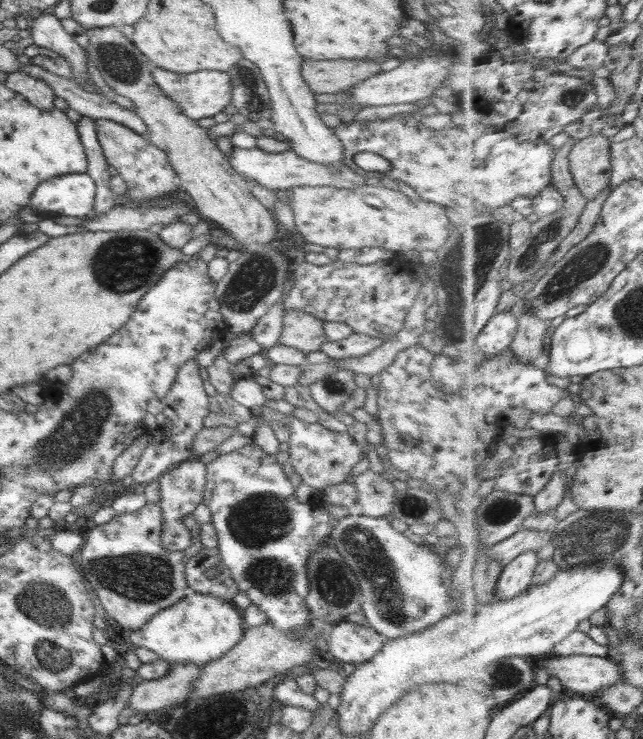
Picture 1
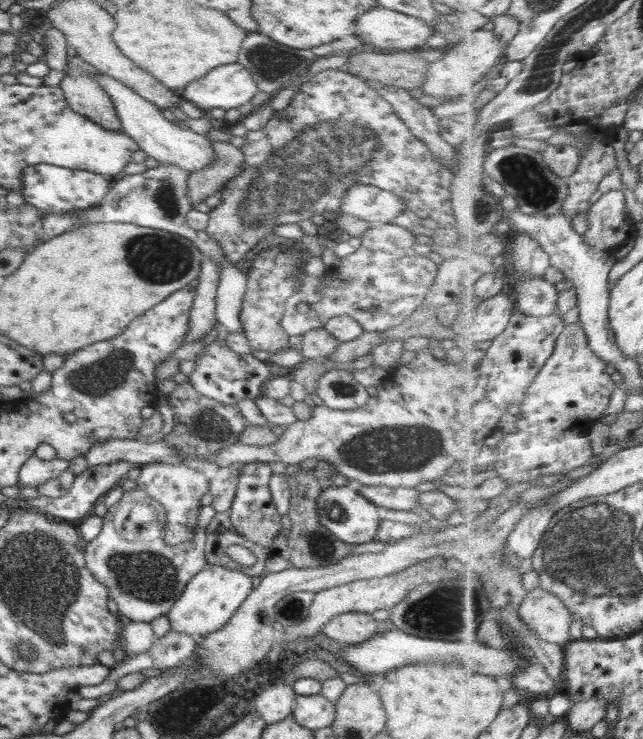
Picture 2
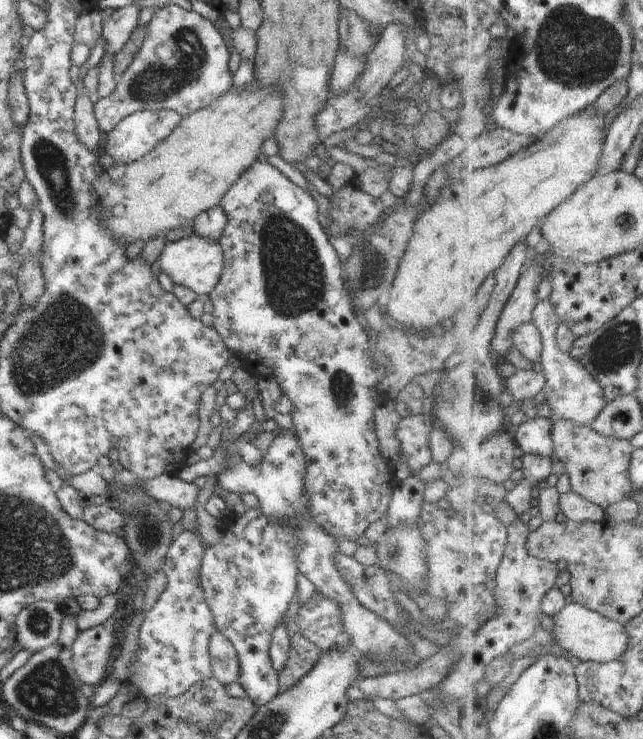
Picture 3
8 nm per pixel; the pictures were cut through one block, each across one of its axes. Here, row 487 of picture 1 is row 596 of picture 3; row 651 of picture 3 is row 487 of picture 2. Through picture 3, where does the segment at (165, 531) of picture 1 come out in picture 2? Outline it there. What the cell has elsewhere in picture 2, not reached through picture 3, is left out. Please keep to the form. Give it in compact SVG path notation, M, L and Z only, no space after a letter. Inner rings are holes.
M148 463L141 466L142 471L135 480L138 488L158 500L166 510L163 539L168 546L178 546L194 540L195 527L198 525L200 499L209 492L209 479L204 473L188 468L183 463Z

